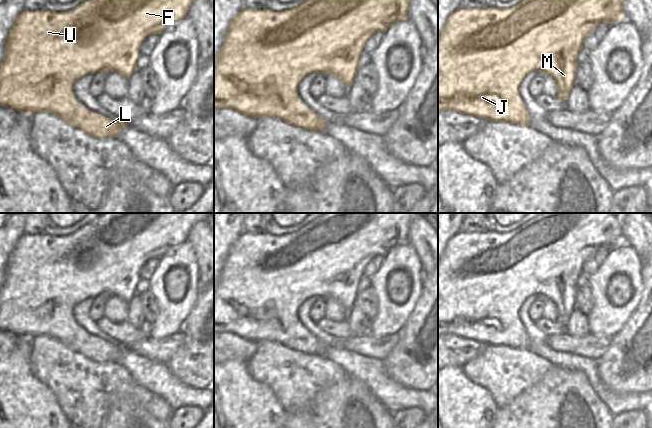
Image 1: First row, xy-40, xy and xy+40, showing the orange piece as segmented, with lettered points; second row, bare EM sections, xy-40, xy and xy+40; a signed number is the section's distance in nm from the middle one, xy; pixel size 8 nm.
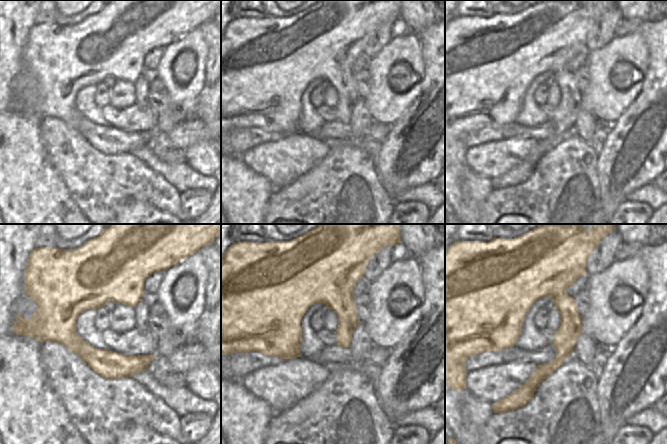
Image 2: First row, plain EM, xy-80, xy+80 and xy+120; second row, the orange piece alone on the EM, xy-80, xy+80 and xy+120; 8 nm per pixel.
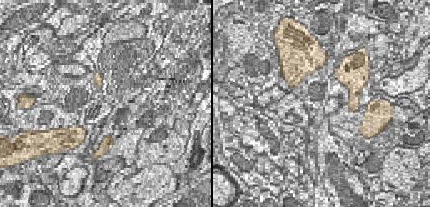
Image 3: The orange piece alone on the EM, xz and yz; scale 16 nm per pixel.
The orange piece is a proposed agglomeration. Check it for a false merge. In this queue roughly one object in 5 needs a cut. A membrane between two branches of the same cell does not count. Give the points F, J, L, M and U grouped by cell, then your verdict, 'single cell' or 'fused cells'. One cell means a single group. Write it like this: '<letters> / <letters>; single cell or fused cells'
F J L M U; single cell

